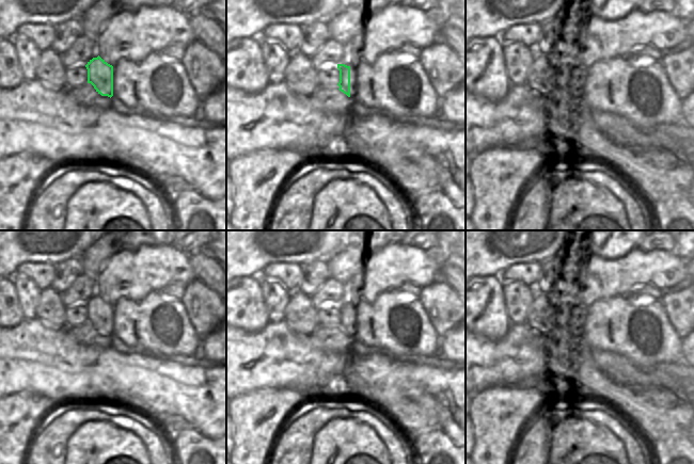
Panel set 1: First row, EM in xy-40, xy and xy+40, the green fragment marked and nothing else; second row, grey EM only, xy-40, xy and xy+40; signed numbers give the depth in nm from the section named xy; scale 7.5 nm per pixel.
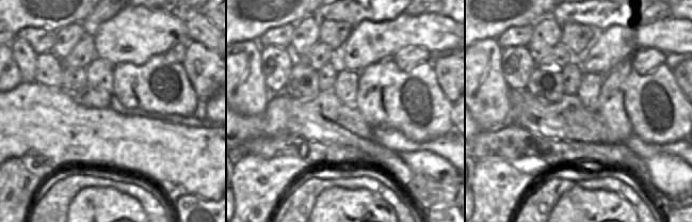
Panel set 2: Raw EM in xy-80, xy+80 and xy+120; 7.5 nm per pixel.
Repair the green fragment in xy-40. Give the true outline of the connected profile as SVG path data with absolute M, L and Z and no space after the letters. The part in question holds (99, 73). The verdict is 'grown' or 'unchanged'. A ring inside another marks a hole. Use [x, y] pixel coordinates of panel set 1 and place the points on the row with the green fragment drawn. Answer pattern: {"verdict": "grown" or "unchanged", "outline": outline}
{"verdict": "unchanged", "outline": "M99 55L93 58L85 65L88 69L88 83L91 83L101 96L113 96L113 66Z"}

